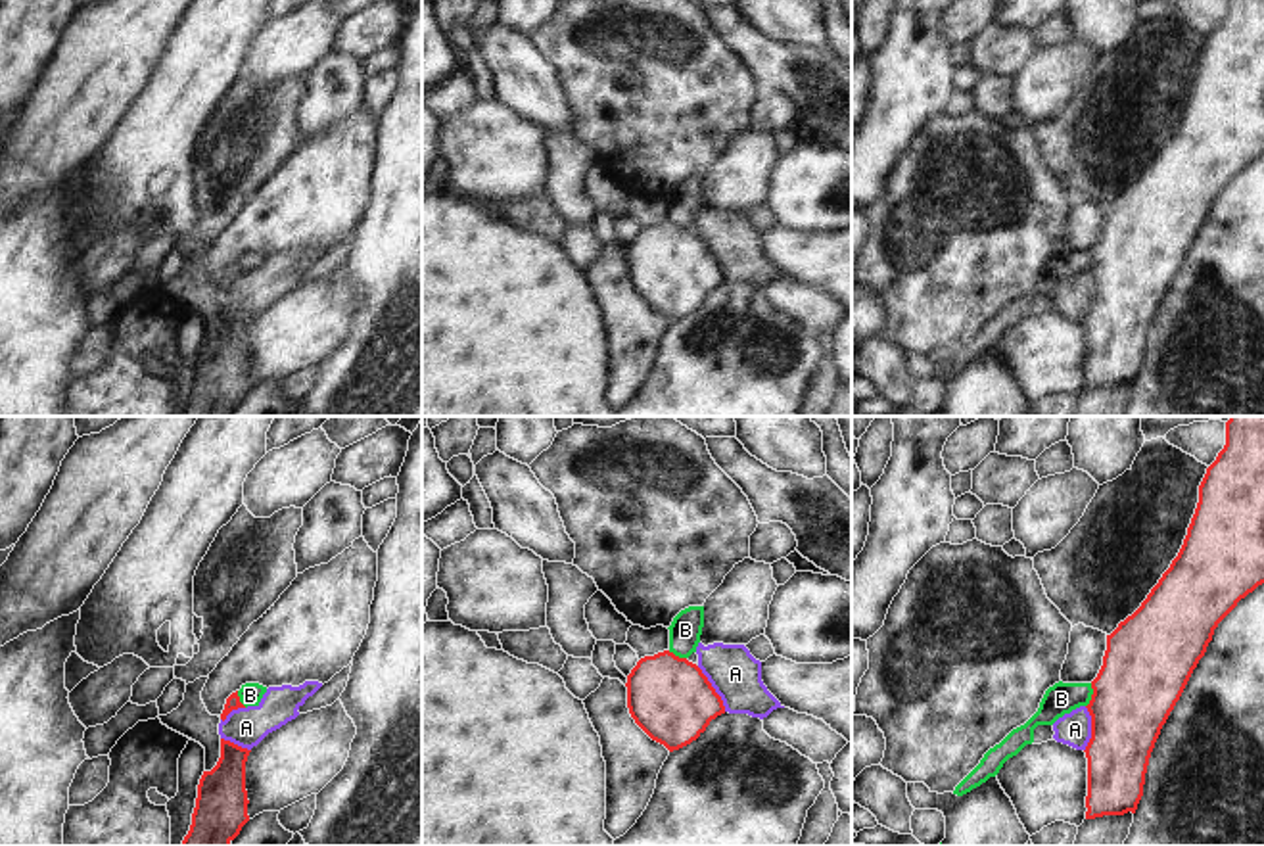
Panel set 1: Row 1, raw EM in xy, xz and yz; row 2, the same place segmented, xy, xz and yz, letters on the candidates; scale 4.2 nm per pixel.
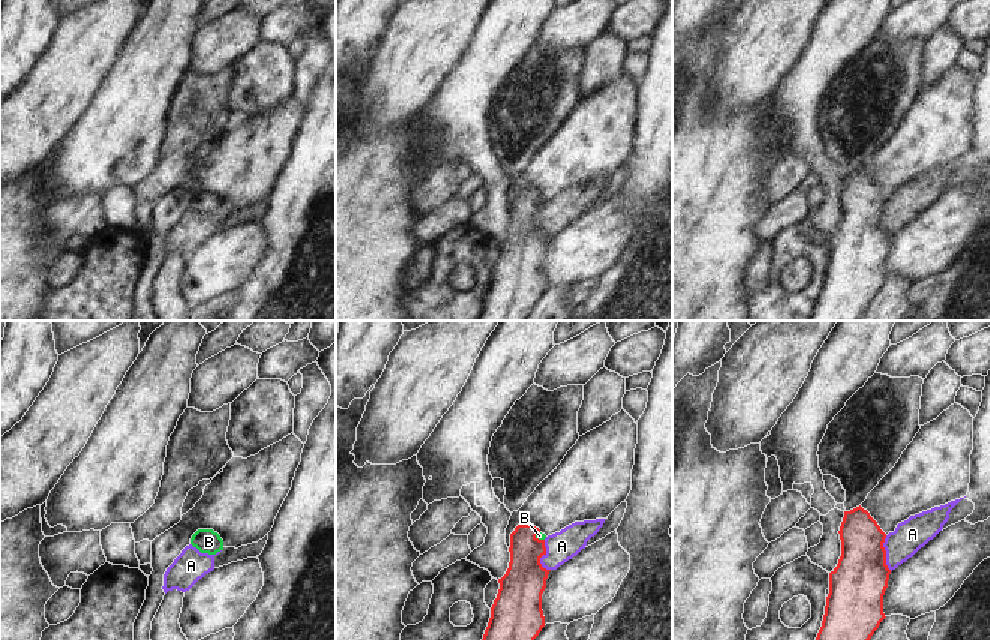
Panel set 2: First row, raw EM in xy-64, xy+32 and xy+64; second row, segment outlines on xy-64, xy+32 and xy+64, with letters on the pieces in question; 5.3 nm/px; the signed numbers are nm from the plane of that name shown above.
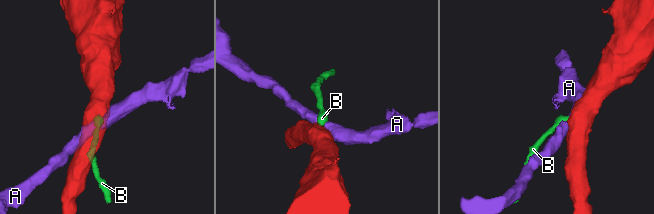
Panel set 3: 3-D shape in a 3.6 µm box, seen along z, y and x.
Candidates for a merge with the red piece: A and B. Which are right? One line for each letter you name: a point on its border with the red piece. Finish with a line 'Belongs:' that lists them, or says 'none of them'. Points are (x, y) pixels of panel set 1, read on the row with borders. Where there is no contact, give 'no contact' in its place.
Belongs: none of them

